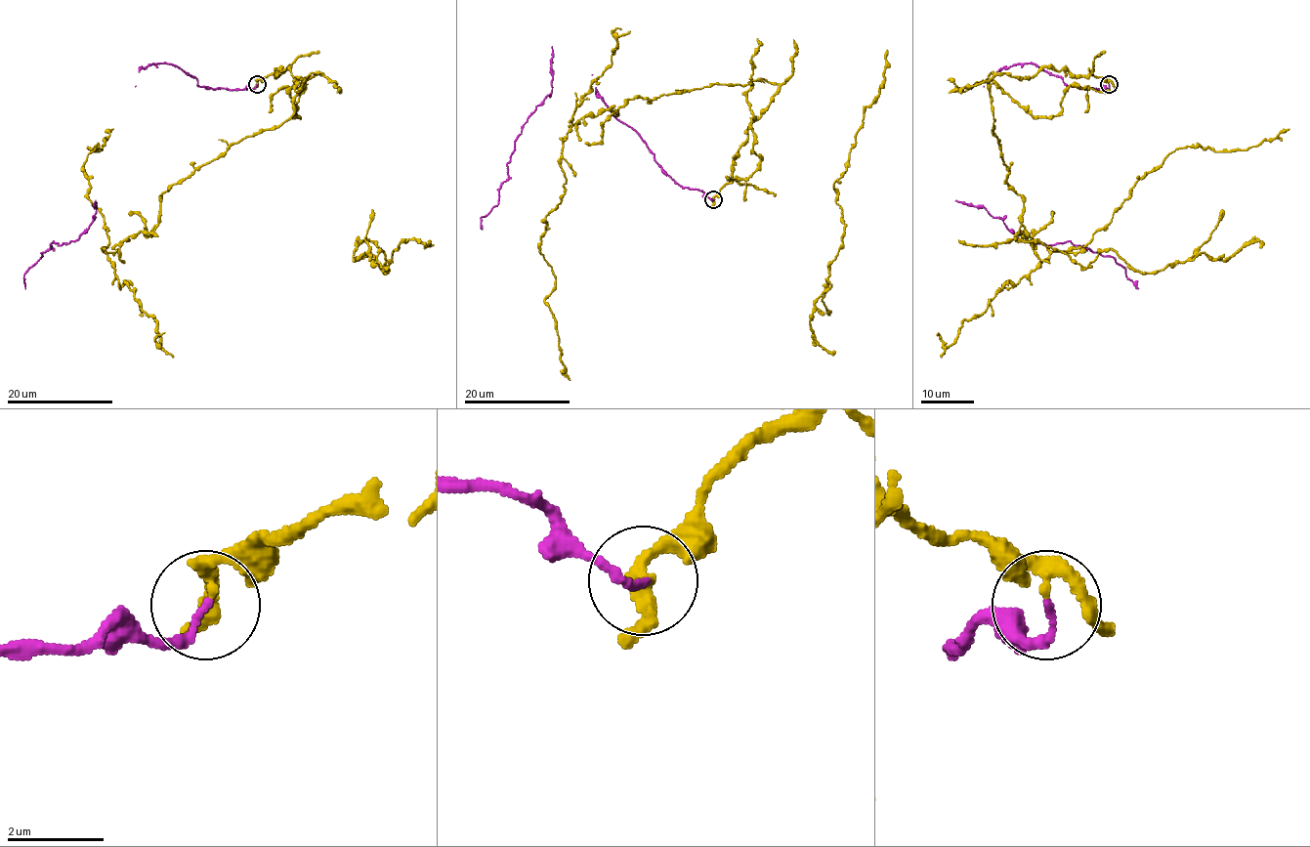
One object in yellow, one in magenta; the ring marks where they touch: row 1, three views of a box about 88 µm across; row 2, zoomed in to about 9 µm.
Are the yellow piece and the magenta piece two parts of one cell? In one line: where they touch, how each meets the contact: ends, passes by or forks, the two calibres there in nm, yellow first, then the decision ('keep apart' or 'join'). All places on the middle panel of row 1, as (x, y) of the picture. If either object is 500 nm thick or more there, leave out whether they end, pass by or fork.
at (713, 199); yellow passes by; magenta ends there; 240 nm thick on the yellow side, 120 nm on the other; keep apart

